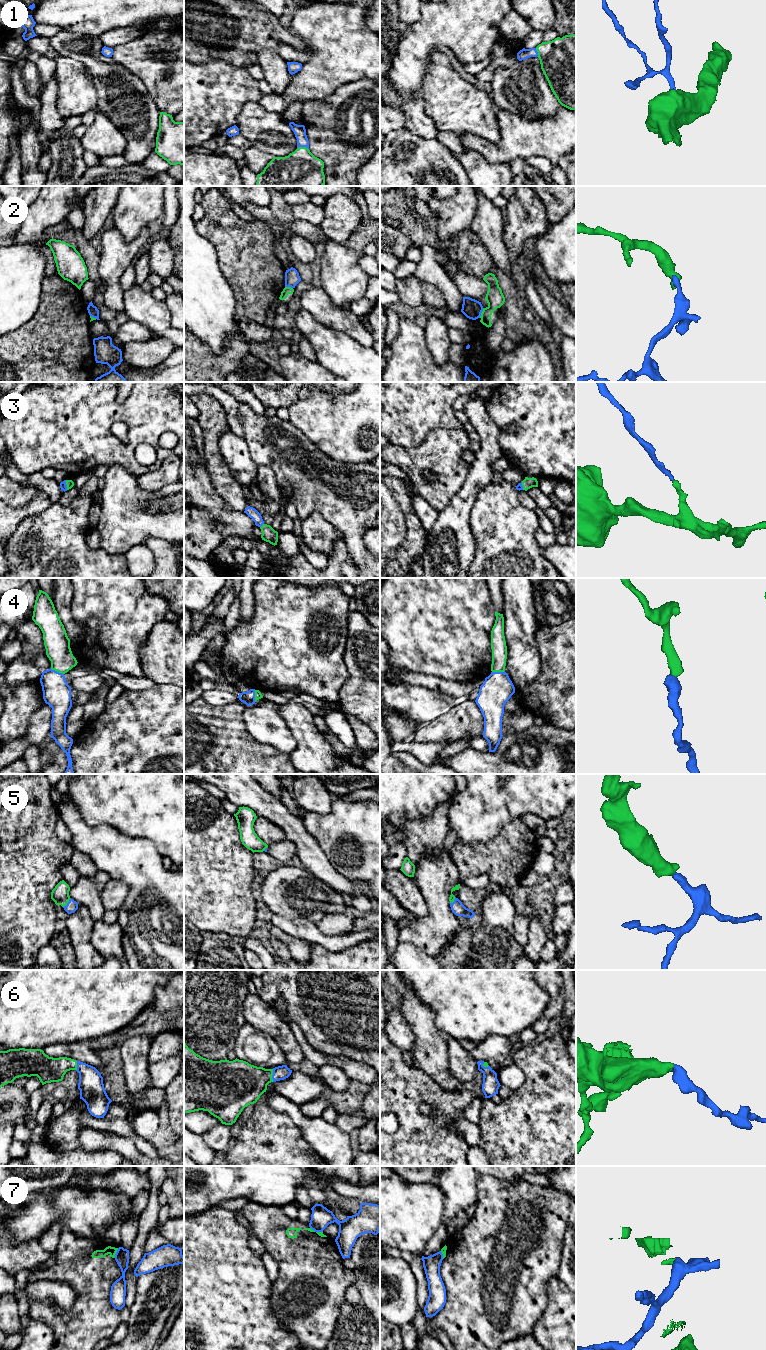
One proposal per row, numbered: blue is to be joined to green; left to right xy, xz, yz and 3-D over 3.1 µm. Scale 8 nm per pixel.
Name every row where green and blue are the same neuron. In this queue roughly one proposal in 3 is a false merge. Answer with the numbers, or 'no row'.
1, 3, 4, 5, 6

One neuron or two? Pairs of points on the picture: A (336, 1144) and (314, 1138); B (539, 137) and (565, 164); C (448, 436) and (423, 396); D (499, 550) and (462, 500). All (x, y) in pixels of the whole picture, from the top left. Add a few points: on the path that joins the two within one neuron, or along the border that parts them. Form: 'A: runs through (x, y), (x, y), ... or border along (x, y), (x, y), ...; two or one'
A: runs through (331, 1143), (325, 1138), (319, 1138); one
B: border along (565, 153), (557, 164); two
C: border along (463, 428), (434, 428), (428, 433), (424, 441); two
D: border along (480, 490), (477, 493), (469, 515), (471, 534); two

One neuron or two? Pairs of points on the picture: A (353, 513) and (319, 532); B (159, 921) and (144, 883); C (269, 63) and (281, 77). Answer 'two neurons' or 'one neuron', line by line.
A: two neurons
B: one neuron
C: one neuron

